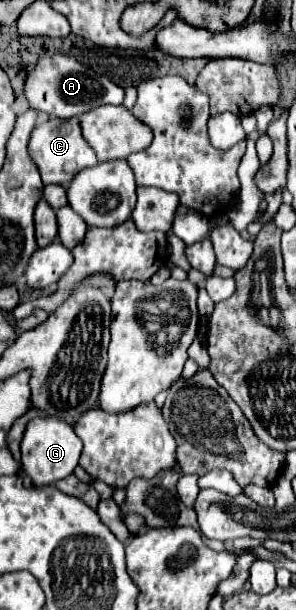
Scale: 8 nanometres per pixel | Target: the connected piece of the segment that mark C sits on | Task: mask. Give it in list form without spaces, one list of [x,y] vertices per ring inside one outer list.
[[[50,117],[46,123],[36,125],[34,131],[32,131],[32,135],[30,135],[28,153],[34,159],[34,163],[38,165],[44,185],[56,183],[56,185],[66,187],[70,181],[60,181],[60,179],[72,179],[82,169],[94,167],[98,163],[96,155],[94,155],[94,149],[84,141],[84,137],[80,133],[78,117],[74,117],[74,119],[56,119],[56,117]]]

